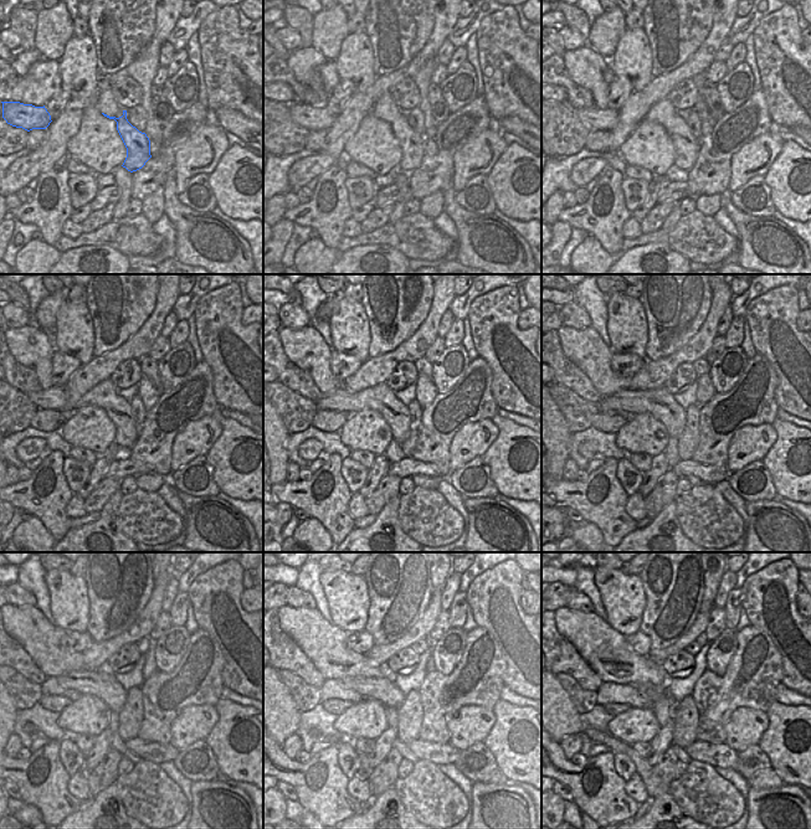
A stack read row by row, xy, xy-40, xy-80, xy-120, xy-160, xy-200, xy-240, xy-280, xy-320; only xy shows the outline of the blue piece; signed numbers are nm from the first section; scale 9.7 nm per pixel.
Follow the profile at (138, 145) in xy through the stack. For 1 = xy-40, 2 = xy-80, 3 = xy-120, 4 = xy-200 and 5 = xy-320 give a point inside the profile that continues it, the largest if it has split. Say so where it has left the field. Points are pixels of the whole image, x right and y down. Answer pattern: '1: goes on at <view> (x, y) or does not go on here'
1: goes on at xy-40 (412, 145)
2: goes on at xy-80 (686, 145)
3: goes on at xy-120 (118, 410)
4: goes on at xy-200 (660, 403)
5: goes on at xy-320 (655, 693)

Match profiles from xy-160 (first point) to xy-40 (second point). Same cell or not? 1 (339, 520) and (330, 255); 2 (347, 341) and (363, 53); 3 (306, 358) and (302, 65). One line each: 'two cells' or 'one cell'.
1: two cells
2: one cell
3: one cell

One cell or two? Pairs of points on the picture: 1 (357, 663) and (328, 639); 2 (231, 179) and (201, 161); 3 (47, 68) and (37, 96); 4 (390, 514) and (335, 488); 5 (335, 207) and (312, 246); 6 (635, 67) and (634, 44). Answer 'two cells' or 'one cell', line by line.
1: one cell
2: two cells
3: one cell
4: two cells
5: two cells
6: one cell

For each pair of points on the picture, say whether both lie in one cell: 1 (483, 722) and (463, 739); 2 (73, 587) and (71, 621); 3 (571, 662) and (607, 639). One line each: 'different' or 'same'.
1: same
2: same
3: different

